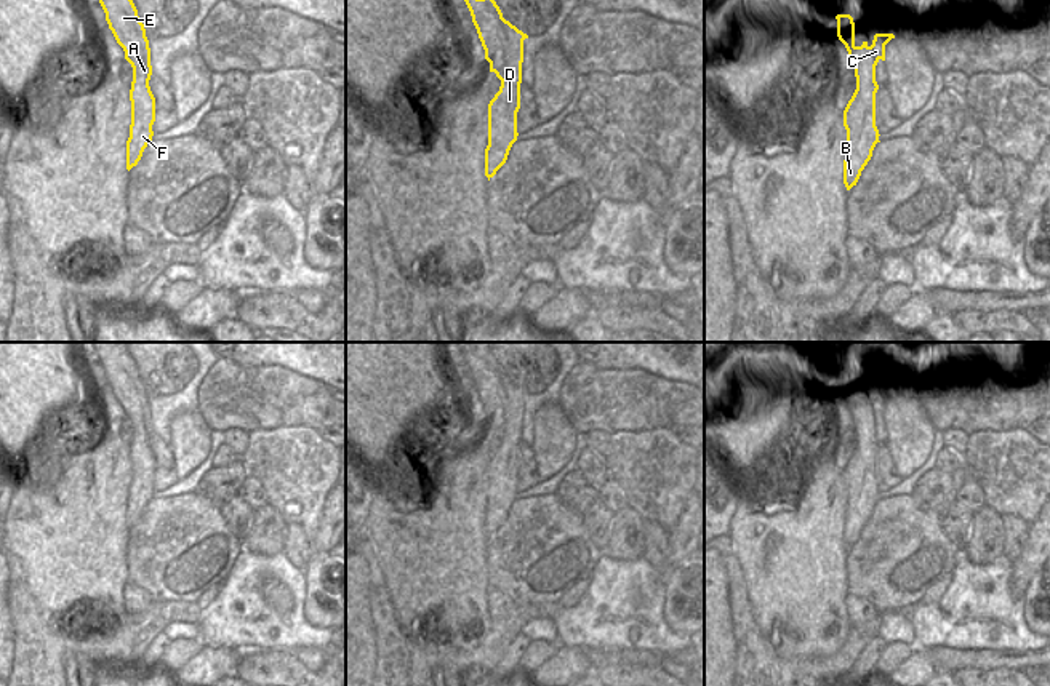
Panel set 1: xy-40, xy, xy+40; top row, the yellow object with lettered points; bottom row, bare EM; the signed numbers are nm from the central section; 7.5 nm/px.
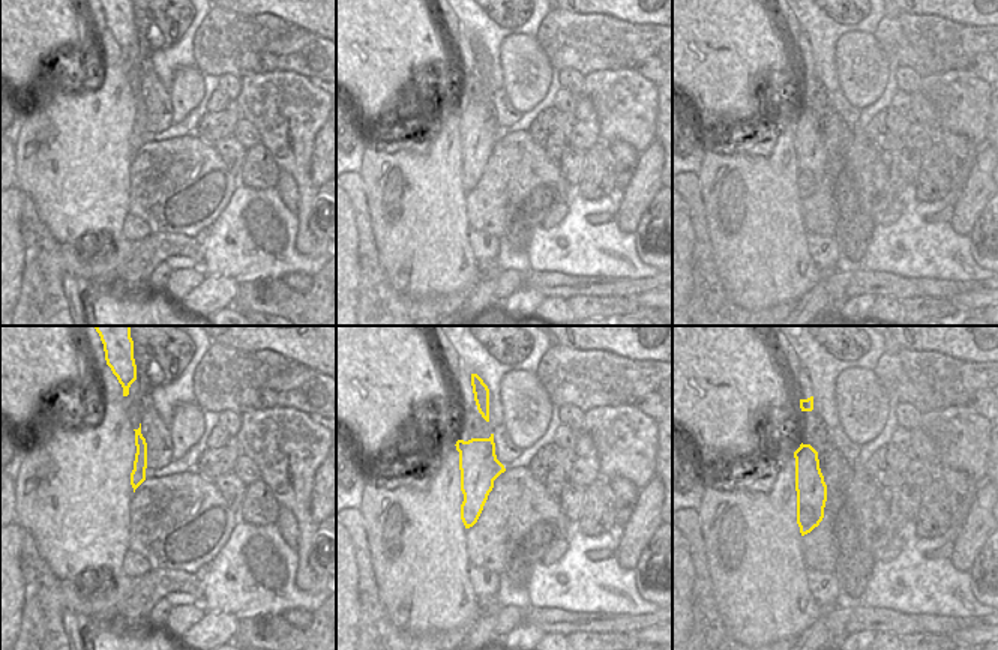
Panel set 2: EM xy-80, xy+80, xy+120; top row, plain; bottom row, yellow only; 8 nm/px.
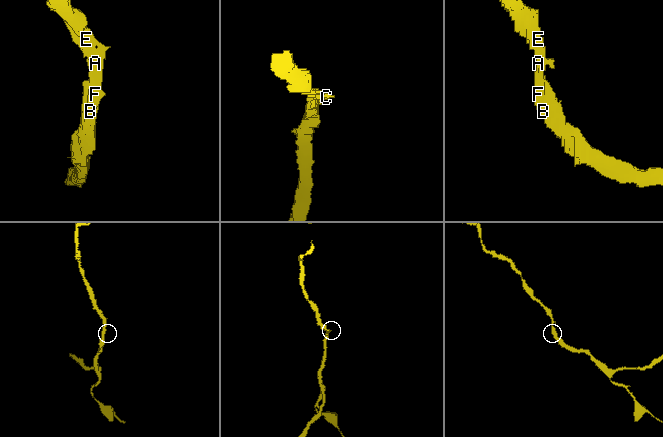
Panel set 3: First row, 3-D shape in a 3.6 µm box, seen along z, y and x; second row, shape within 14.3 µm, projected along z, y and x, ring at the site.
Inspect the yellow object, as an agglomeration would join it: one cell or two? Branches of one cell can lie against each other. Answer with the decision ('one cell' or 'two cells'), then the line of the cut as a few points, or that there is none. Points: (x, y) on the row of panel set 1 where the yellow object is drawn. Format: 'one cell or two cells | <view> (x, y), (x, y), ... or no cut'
one cell | no cut

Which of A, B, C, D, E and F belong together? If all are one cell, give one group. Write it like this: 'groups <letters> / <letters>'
groups A B C D E F

